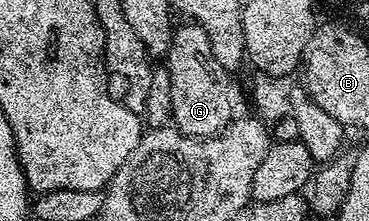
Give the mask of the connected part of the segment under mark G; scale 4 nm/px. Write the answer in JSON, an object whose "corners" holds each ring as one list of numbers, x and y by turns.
{"corners":[[194,23,176,24,167,49,165,67,173,83,174,128,191,137,217,136,233,118,231,112,231,81,229,71,213,59,209,37]]}

